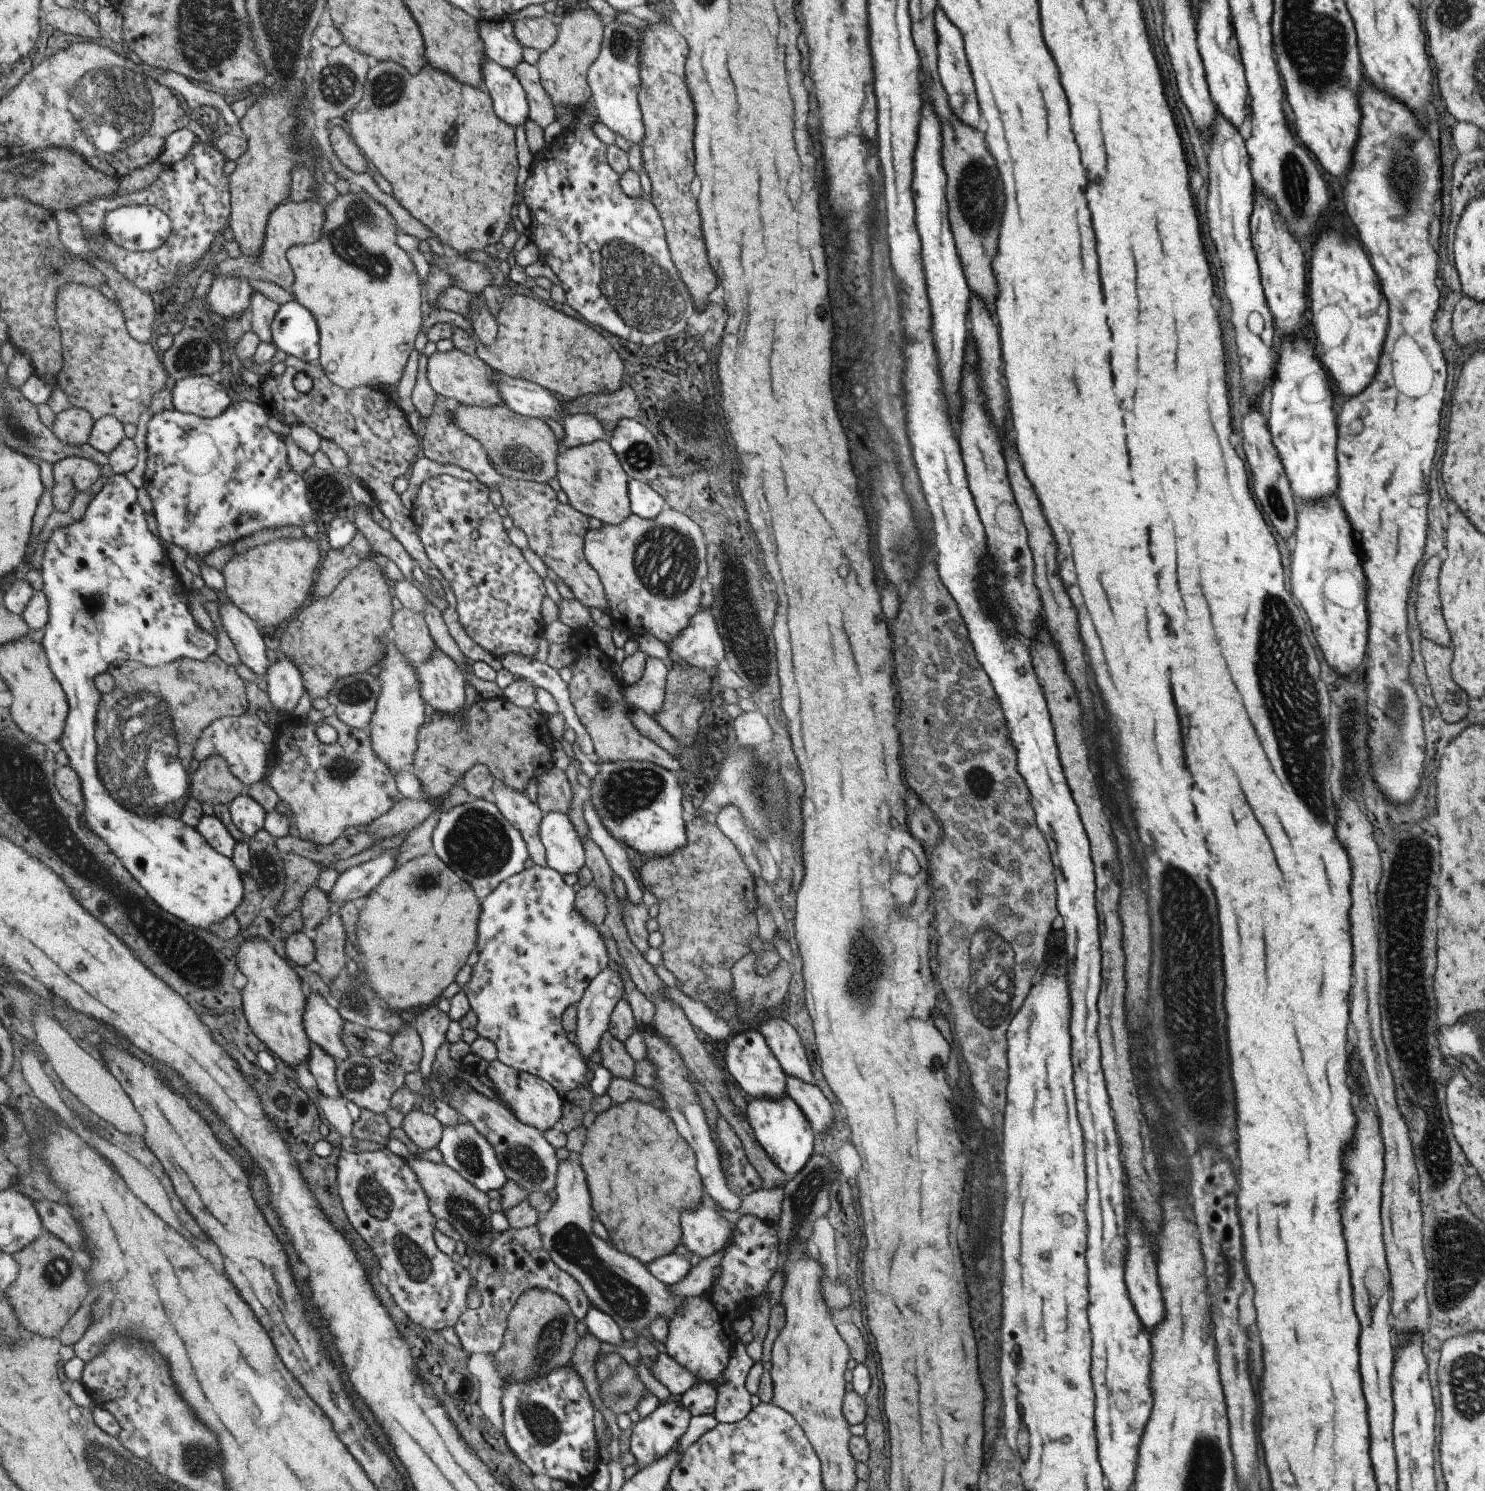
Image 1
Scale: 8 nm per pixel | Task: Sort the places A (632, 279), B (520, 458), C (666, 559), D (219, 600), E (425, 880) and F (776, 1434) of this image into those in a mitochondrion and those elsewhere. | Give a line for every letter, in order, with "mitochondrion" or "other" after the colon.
A: mitochondrion
B: mitochondrion
C: mitochondrion
D: other
E: mitochondrion
F: other

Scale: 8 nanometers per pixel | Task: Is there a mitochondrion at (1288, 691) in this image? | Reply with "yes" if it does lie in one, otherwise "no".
yes

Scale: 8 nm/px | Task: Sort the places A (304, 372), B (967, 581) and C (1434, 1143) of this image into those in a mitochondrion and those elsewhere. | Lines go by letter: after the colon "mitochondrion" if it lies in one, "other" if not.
A: other
B: other
C: mitochondrion

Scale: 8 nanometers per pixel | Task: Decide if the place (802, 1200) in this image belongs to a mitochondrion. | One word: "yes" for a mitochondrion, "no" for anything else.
yes

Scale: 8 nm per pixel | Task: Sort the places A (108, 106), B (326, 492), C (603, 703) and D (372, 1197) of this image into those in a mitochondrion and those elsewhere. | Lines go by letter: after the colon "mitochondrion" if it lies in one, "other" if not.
A: mitochondrion
B: mitochondrion
C: mitochondrion
D: mitochondrion

